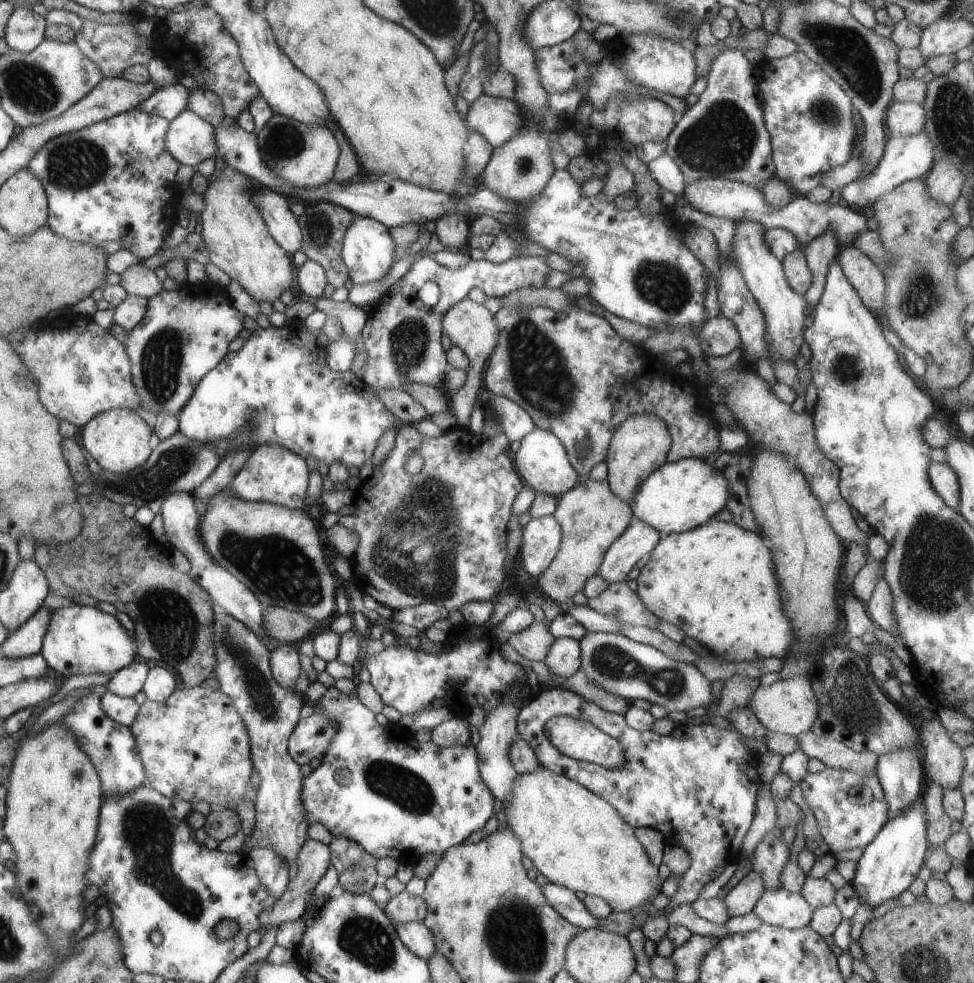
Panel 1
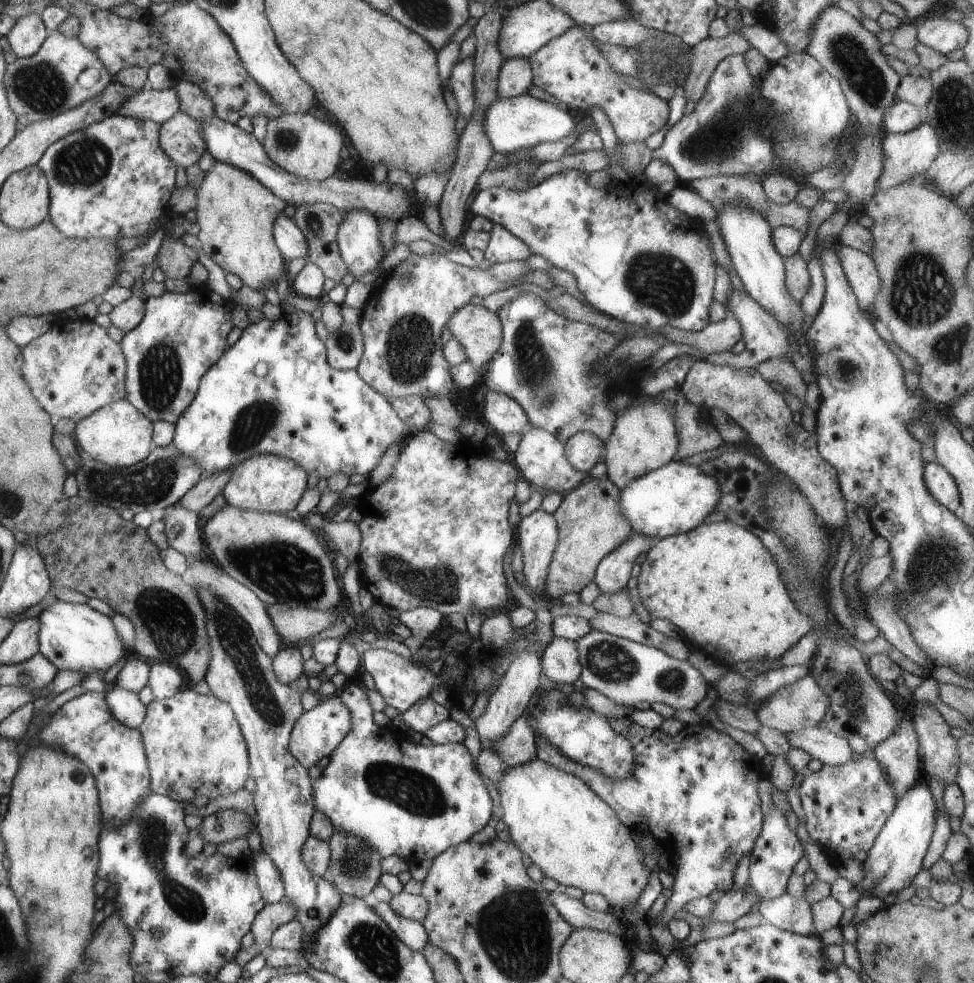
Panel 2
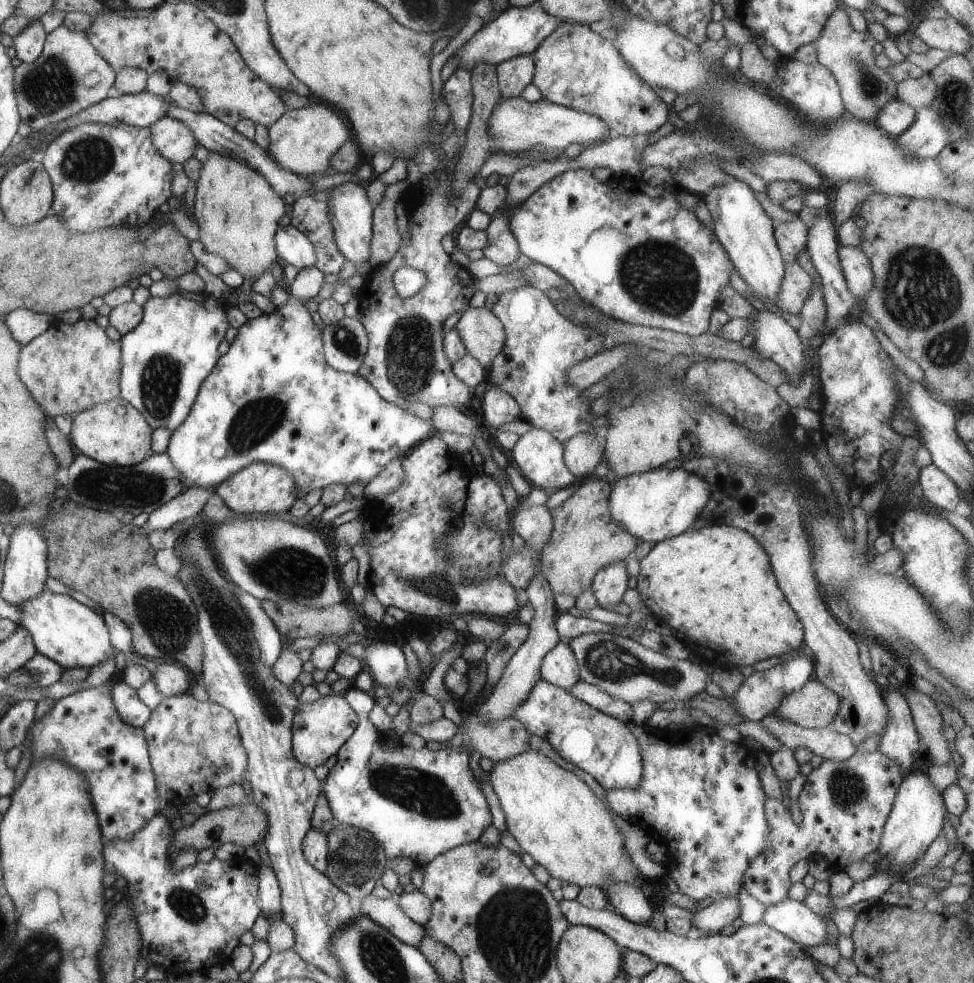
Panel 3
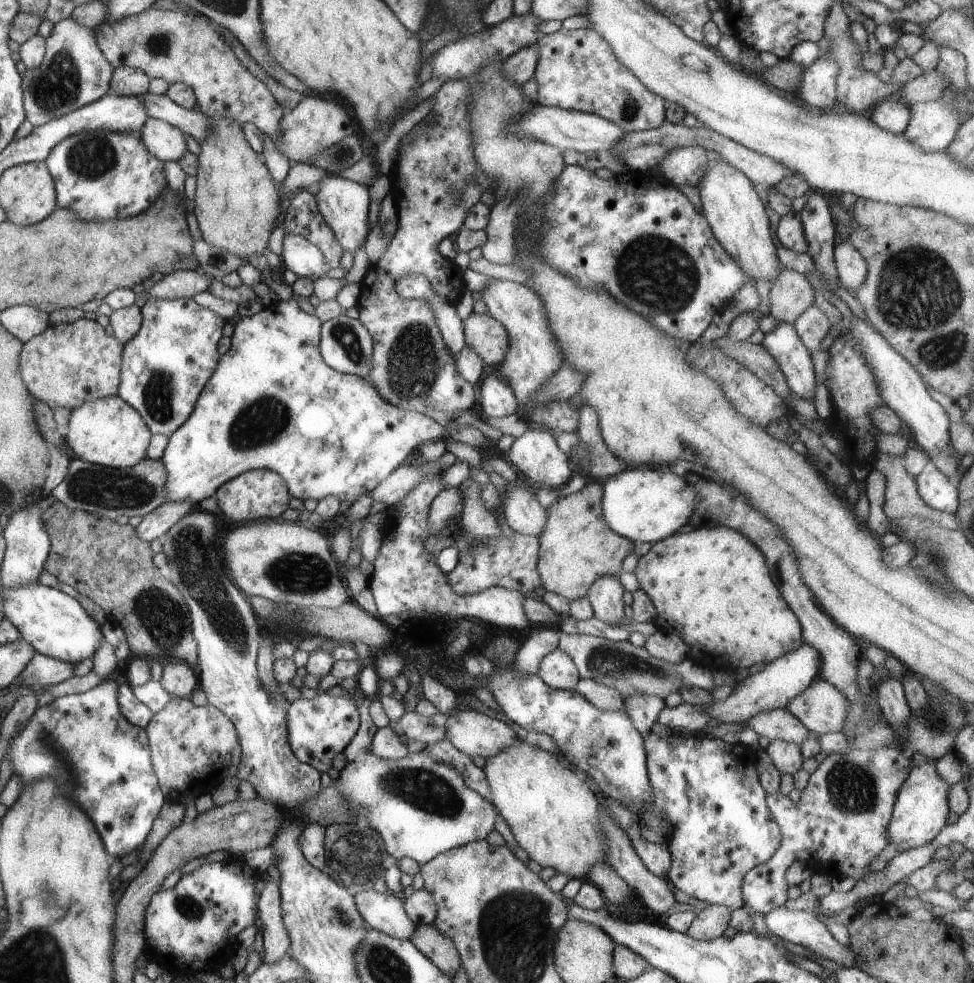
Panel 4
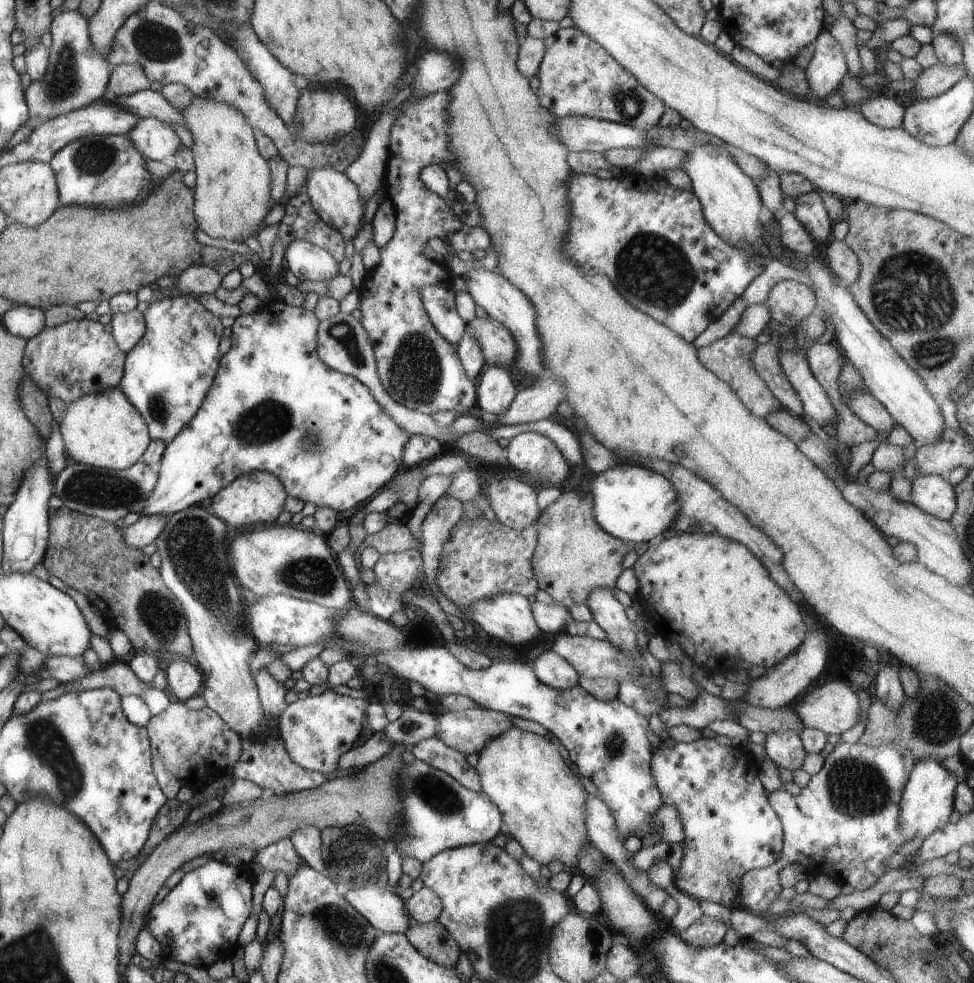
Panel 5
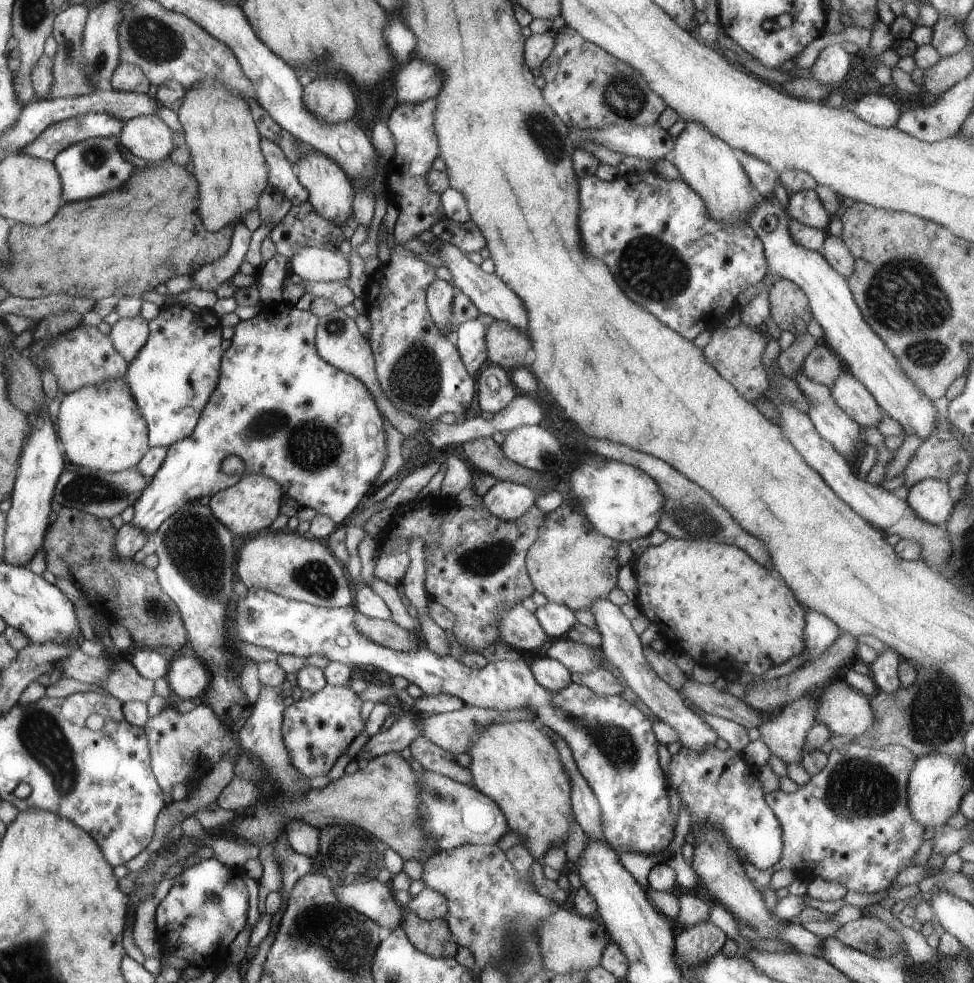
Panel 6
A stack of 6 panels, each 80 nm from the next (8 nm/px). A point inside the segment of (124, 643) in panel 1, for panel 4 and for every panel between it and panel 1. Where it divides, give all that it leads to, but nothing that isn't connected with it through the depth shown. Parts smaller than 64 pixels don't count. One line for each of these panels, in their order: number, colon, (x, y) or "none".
2: (73, 637)
3: (66, 632)
4: (55, 625)

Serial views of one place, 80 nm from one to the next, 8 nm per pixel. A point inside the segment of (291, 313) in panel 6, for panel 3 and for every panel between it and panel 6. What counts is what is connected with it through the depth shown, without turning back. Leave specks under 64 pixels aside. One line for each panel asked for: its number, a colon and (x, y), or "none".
3: (273, 398)
4: (272, 402)
5: (340, 447)

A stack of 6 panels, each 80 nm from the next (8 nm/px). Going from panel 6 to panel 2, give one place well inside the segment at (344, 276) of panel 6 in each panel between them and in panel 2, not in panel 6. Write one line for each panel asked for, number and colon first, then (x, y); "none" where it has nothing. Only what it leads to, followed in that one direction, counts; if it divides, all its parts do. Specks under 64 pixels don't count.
2: (288, 237)
3: (292, 246)
4: (301, 256)
5: (306, 261)

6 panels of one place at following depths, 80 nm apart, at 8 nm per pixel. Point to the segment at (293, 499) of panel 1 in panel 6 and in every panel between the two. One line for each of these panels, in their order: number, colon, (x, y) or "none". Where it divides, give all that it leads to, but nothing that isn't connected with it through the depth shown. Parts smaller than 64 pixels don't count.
2: (265, 482)
3: (261, 488)
4: (257, 494)
5: (257, 497)
6: (252, 504)

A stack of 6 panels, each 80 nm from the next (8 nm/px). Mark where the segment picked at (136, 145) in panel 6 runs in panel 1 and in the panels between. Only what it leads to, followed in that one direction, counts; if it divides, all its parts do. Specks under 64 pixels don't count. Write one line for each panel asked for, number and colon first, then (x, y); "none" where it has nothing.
1: (191, 140)
2: (182, 137)
3: (175, 140)
4: (166, 141)
5: (157, 140)

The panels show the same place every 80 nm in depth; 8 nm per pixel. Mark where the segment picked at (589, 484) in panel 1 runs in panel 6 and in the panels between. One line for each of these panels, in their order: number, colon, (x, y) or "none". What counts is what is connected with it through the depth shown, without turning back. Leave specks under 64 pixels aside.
2: (591, 525)
3: (585, 538)
4: (577, 546)
5: (574, 555)
6: (571, 563)

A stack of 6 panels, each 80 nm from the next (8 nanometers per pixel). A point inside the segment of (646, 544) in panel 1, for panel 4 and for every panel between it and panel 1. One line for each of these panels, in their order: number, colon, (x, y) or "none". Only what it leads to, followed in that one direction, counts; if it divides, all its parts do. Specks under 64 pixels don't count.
2: (613, 572)
3: (609, 584)
4: (605, 595)

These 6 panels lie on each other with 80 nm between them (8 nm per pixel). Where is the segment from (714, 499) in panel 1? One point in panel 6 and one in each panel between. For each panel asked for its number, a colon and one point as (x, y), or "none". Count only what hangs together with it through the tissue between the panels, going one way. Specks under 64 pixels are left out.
2: (675, 498)
3: (653, 506)
4: (645, 506)
5: (633, 503)
6: (622, 502)

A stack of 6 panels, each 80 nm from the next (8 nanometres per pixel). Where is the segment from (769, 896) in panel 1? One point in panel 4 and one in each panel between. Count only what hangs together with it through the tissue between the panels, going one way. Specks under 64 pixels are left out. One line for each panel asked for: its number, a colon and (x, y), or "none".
2: (787, 912)
3: (793, 918)
4: (806, 928)

